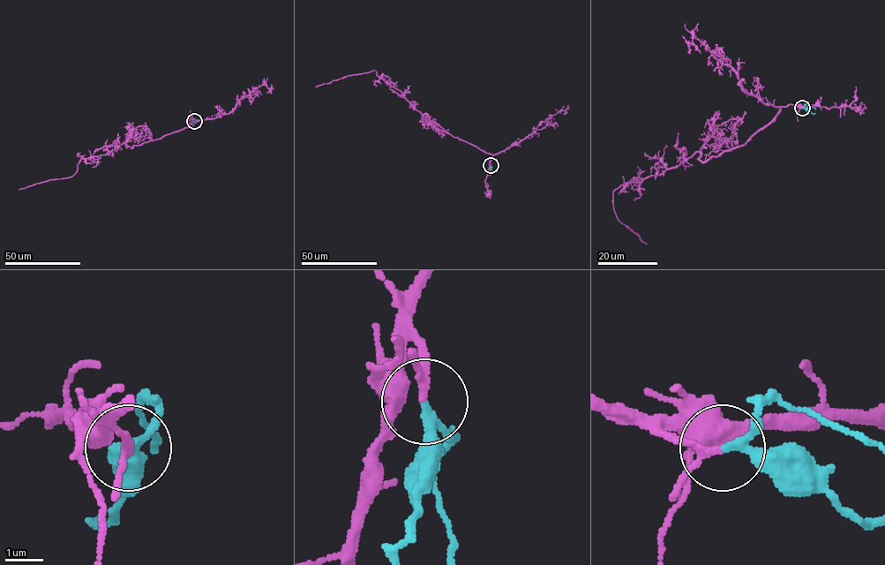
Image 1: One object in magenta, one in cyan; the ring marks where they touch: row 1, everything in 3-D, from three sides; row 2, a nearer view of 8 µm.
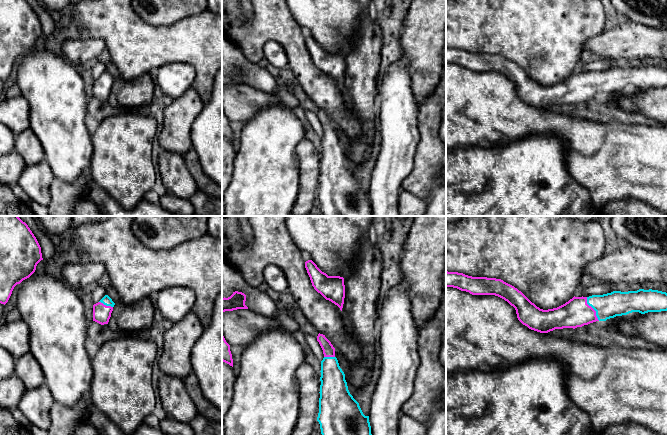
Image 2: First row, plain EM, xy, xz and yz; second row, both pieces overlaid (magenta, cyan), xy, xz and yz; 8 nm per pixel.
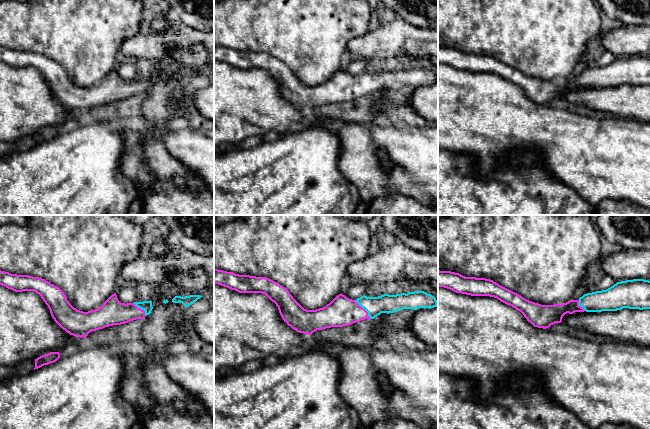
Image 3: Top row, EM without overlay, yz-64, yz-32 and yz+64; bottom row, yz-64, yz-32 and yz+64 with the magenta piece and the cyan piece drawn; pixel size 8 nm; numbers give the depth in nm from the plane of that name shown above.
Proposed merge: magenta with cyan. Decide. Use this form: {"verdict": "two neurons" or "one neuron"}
{"verdict": "one neuron"}

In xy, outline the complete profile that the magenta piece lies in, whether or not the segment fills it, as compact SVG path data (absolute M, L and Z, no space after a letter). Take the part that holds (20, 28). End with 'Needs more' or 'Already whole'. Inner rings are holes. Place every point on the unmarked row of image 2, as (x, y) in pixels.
M0 0L0 79L6 80L14 63L29 54L43 36L41 23L27 0Z. Already whole

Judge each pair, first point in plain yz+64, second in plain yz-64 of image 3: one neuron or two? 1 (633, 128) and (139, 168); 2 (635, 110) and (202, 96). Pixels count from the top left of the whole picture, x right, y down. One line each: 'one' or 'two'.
1: one
2: one

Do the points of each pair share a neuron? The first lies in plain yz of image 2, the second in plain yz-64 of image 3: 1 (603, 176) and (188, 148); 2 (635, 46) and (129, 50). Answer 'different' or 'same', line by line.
1: same
2: same

